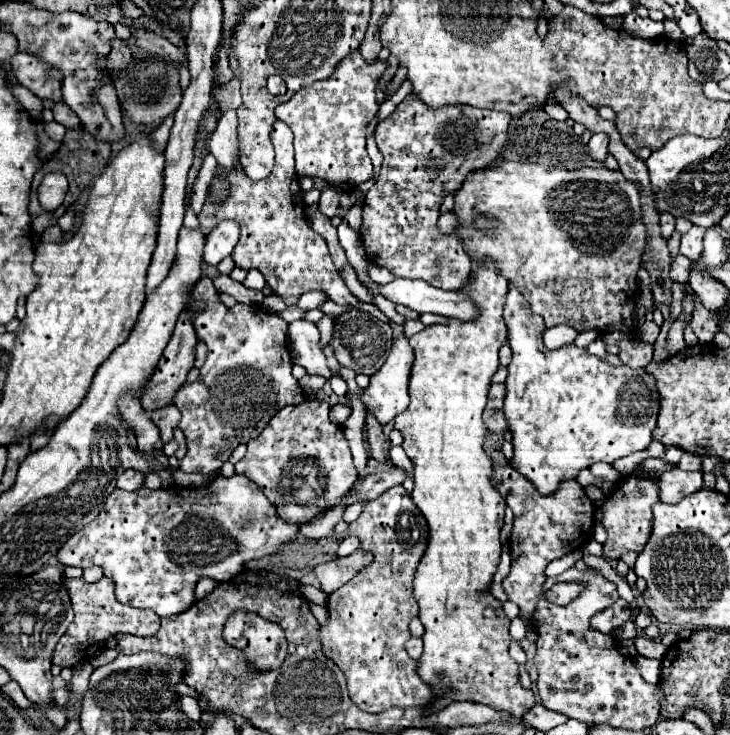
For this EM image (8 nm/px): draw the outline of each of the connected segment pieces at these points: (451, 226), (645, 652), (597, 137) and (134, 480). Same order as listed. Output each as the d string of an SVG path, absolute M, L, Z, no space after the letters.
M445 212L439 216L439 224L437 228L441 230L441 234L451 234L455 232L455 226L457 226L457 216L453 212Z
M637 636L635 638L635 646L637 646L637 652L645 658L655 658L655 660L661 660L667 646L663 646L661 642L655 642L655 640L649 640L649 638L643 638L643 636Z
M593 134L593 138L587 144L589 156L593 160L597 160L597 162L605 162L605 158L607 158L607 144L609 144L609 140L607 140L605 134Z
M125 470L117 480L117 488L143 488L143 484L145 484L145 474L137 470Z

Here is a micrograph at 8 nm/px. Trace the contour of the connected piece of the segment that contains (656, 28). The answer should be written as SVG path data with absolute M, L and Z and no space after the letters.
M635 12L627 14L623 20L623 28L637 38L653 39L664 34L663 22L653 22L651 18L641 18Z

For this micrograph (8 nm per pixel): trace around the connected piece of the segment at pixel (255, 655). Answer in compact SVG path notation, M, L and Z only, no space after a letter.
M237 610L237 612L233 612L233 616L229 616L229 620L225 622L225 628L223 628L223 638L229 646L243 650L243 654L247 654L247 658L251 660L251 666L257 672L277 670L287 656L285 630L281 630L281 626L277 626L275 622L269 622L269 620L261 618L259 614L253 614L247 610Z

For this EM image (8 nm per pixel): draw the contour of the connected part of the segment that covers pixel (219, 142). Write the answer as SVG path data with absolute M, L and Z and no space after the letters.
M229 110L221 116L217 130L211 136L211 154L217 158L217 164L223 170L229 170L235 166L235 160L239 158L239 146L237 146L237 112Z

